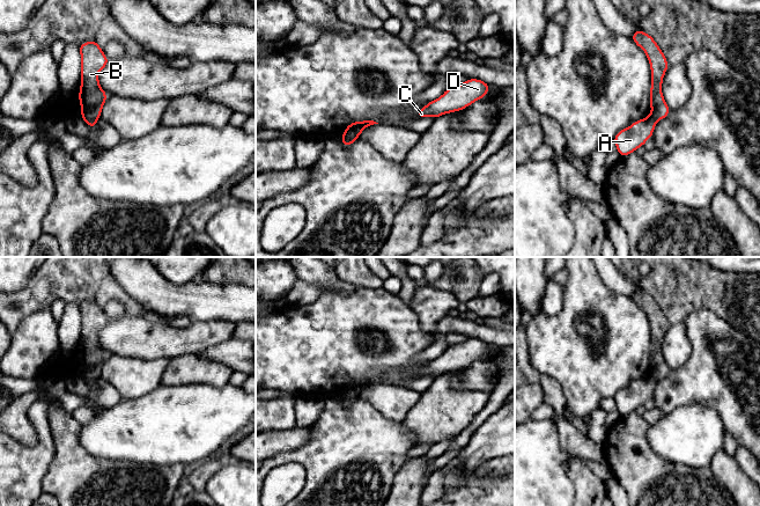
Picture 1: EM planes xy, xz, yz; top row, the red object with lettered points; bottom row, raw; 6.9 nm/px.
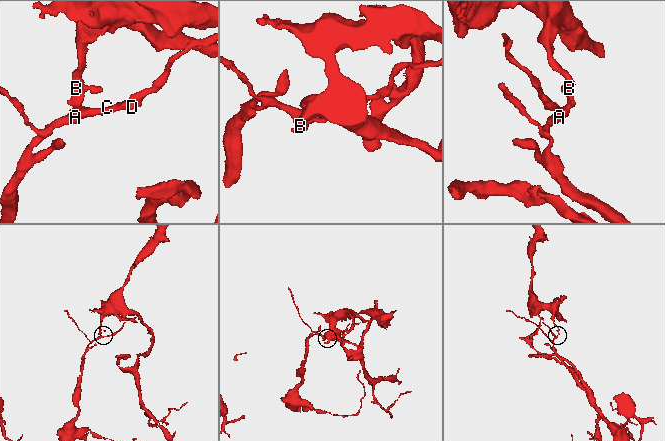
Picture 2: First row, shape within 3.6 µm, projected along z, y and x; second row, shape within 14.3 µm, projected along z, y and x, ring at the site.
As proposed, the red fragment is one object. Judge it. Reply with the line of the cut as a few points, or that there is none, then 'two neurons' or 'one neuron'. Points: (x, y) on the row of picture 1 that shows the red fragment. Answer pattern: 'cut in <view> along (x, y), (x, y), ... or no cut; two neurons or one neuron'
cut in xz along (342, 137), (356, 138); two neurons

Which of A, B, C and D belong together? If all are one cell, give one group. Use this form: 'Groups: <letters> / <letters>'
Groups: A C D / B

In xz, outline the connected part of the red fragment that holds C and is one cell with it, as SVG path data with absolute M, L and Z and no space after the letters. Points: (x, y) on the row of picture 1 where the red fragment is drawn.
M468 79L466 82L448 88L444 94L431 101L418 111L418 118L433 117L460 111L489 91L489 85L479 79Z

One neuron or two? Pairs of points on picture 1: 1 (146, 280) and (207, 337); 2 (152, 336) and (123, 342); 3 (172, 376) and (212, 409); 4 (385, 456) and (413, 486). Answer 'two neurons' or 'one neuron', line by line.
1: two neurons
2: one neuron
3: two neurons
4: two neurons

